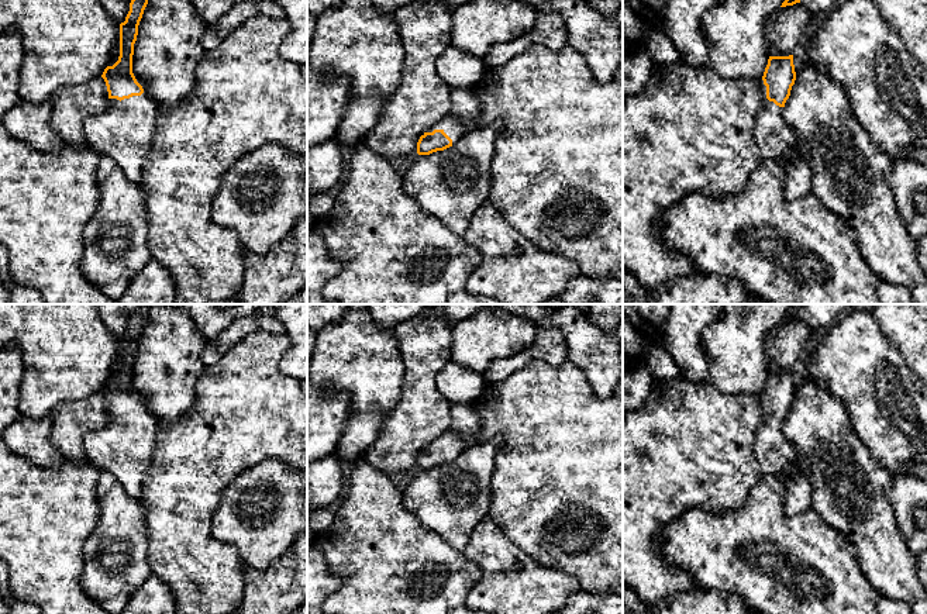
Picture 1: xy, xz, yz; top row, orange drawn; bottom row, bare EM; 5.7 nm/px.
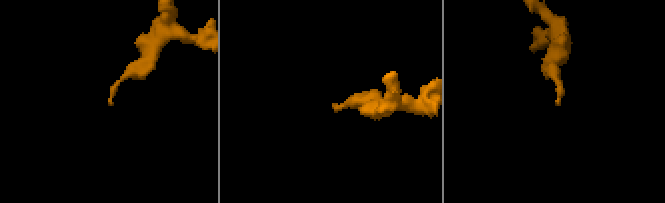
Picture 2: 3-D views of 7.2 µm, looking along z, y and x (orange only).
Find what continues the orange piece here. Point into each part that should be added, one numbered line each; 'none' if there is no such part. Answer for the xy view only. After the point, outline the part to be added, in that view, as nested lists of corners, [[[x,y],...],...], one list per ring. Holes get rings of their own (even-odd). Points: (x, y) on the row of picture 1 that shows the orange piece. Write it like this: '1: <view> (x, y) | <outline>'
1: xy (124, 131) | [[[144,90],[141,96],[117,100],[110,99],[107,108],[86,118],[83,124],[85,138],[89,148],[101,156],[110,156],[124,172],[125,177],[139,183],[144,173],[144,165],[152,148],[152,139],[158,128],[158,106]]]

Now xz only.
1: xz (454, 128) | [[[447,115],[435,125],[431,125],[425,132],[442,130],[452,139],[452,145],[456,145],[468,134],[471,128],[471,124],[465,124],[456,118]]]

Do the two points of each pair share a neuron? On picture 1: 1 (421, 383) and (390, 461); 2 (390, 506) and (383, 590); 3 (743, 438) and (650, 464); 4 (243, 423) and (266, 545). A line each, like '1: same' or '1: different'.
1: same
2: same
3: same
4: different

